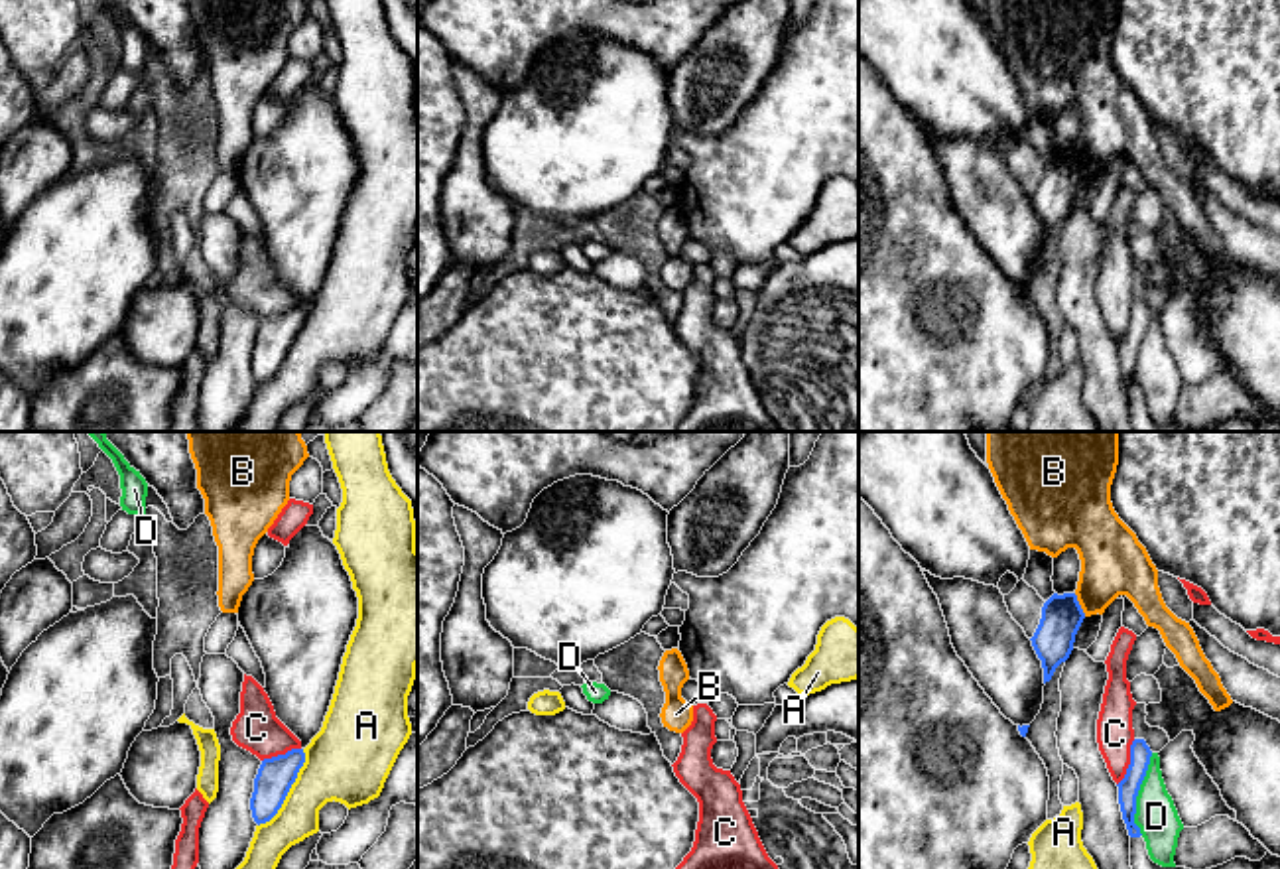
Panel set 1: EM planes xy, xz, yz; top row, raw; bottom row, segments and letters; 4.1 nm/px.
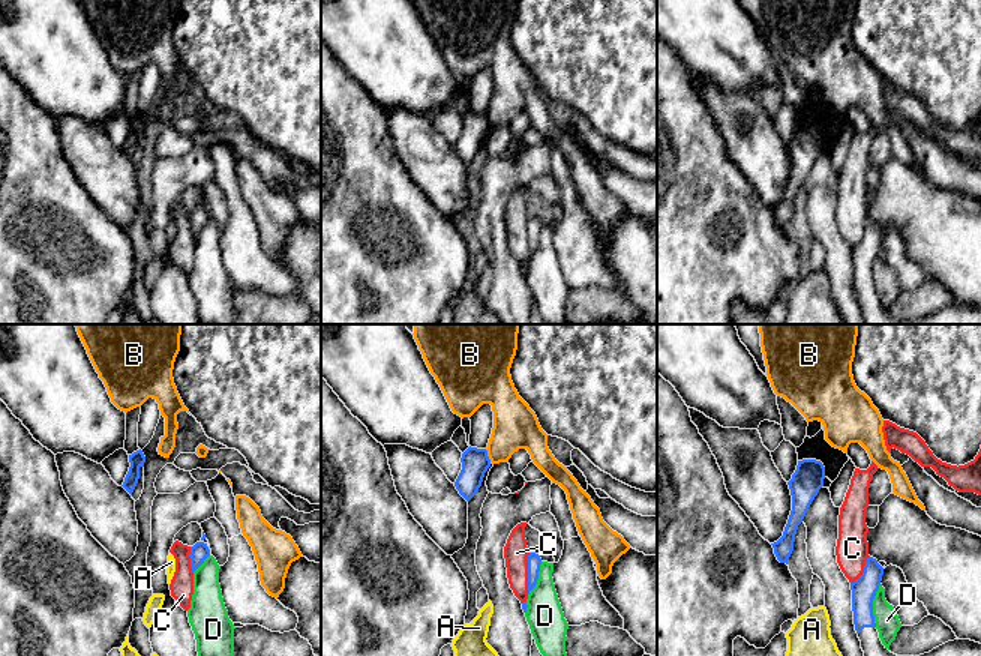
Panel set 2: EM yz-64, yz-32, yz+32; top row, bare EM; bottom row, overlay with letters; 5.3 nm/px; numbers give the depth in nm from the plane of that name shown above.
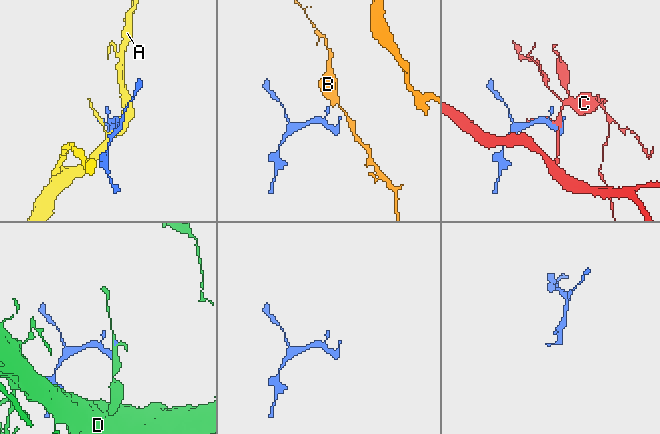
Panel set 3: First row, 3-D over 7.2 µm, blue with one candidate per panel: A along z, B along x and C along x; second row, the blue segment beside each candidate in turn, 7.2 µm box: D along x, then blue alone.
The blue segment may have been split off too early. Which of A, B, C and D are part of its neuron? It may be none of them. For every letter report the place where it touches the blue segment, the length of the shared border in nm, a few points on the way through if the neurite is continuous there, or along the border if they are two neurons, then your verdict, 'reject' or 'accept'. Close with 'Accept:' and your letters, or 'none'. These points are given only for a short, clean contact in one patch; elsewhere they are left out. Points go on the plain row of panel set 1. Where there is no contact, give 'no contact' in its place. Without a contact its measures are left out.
A: meets blue in xy at (288, 349); contact 380 nm long; reject
B: meets blue in yz at (1080, 164); contact 110 nm long; border along yz (1074, 152), (1086, 174); reject
C: meets blue in yz at (1131, 322); contact 200 nm long; border along yz (1135, 298), (1129, 310), (1127, 332), (1117, 343); reject
D: meets blue in yz at (1137, 353); contact 340 nm long; reject
Accept: none

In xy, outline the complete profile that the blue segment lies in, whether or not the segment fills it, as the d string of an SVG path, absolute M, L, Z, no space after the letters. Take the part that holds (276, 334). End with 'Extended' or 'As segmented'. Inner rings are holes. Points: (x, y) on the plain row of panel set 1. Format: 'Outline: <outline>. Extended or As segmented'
Outline: M291 307L286 313L262 319L250 357L252 376L258 384L278 372L303 321L303 307Z. As segmented

